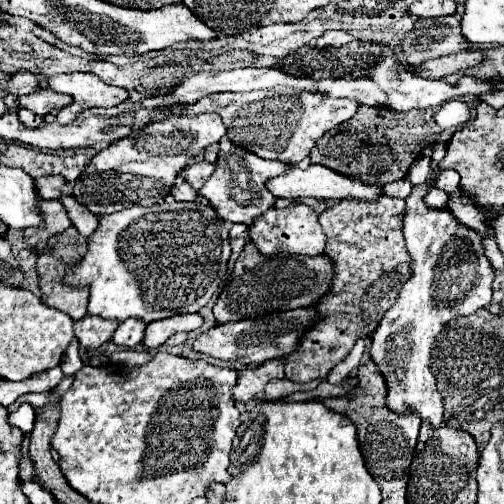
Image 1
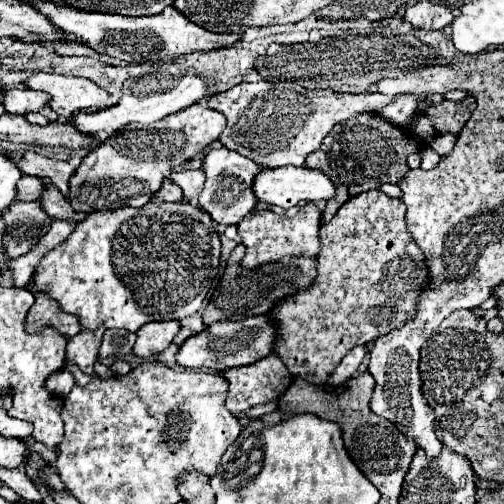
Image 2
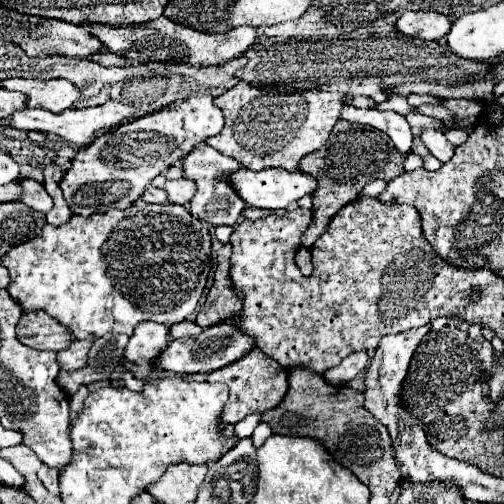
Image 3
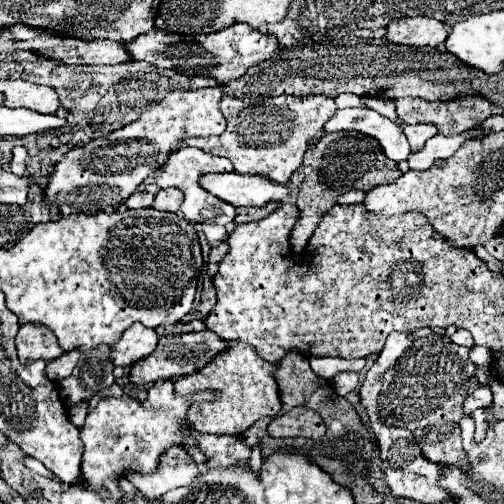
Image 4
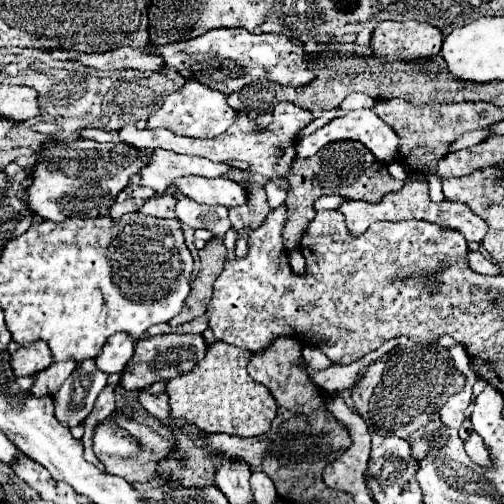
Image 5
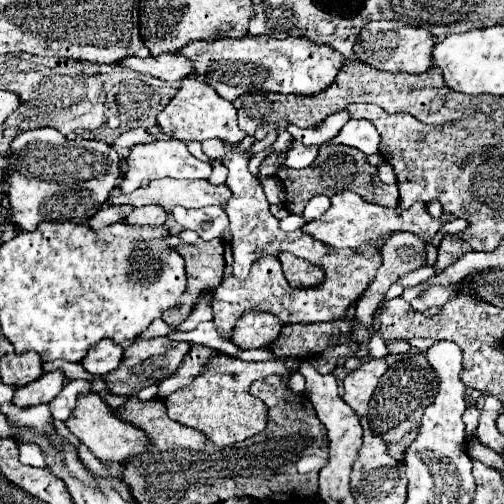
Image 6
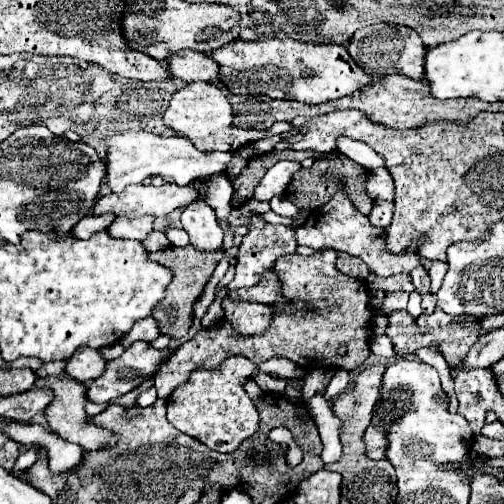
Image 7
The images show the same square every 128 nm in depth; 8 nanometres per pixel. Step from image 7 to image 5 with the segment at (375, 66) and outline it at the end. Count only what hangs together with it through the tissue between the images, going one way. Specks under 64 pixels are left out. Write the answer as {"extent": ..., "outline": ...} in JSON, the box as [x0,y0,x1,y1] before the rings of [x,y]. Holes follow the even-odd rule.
{"extent":[370,22,442,62],"outline":[[[378,22],[372,30],[370,48],[374,58],[386,62],[414,62],[440,52],[442,32],[428,22]]]}

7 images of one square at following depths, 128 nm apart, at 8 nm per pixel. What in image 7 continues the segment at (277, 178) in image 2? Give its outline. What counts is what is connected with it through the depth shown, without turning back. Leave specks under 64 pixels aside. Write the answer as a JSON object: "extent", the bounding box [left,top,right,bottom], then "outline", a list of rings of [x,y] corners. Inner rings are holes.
{"extent":[92,184,198,216],"outline":[[[130,184],[120,194],[106,194],[98,198],[98,202],[92,208],[92,216],[102,214],[114,214],[114,216],[166,216],[172,210],[180,208],[182,204],[190,204],[198,200],[198,190],[192,186],[176,186],[176,184],[164,184],[164,186],[144,186],[144,184]]]}

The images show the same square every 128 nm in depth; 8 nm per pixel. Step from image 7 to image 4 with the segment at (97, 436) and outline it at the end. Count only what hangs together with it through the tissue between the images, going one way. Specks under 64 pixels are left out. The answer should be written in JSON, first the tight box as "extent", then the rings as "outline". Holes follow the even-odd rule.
{"extent":[126,446,198,496],"outline":[[[182,446],[170,448],[160,456],[158,470],[140,476],[136,472],[126,472],[126,478],[146,496],[162,496],[166,490],[176,488],[176,486],[186,486],[190,484],[198,474],[198,464],[192,462]]]}

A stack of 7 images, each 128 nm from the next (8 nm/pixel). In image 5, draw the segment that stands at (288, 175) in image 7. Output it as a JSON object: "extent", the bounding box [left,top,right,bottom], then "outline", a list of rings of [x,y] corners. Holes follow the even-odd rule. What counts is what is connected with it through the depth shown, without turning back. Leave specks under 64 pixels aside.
{"extent":[296,110,396,164],"outline":[[[354,110],[348,116],[336,118],[336,120],[328,122],[326,126],[318,128],[314,134],[302,138],[300,144],[296,144],[296,158],[310,158],[322,146],[326,146],[330,142],[338,142],[338,140],[358,140],[358,142],[362,142],[374,156],[378,156],[378,160],[382,164],[392,162],[394,156],[396,156],[396,134],[392,130],[388,130],[386,124],[380,118],[376,118],[376,114],[372,110]]]}

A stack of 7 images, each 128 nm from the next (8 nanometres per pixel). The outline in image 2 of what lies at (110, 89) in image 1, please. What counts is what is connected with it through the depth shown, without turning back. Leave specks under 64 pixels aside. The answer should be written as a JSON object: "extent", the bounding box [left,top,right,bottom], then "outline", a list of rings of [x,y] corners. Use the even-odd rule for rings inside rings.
{"extent":[24,72,108,120],"outline":[[[38,72],[38,74],[32,74],[24,84],[30,90],[42,90],[50,94],[52,100],[48,102],[48,108],[66,120],[74,112],[92,108],[98,102],[104,102],[108,98],[108,94],[94,82],[86,78],[72,78],[62,74]]]}

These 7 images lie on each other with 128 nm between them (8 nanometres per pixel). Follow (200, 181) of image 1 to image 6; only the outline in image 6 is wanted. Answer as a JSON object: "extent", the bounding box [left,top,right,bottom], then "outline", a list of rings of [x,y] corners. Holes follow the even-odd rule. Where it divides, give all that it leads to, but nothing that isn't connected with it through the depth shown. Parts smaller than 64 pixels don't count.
{"extent":[124,206,168,226],"outline":[[[148,206],[148,208],[136,208],[132,210],[132,214],[128,214],[124,218],[124,224],[130,226],[160,226],[164,224],[168,218],[168,214],[158,208],[158,206]]]}

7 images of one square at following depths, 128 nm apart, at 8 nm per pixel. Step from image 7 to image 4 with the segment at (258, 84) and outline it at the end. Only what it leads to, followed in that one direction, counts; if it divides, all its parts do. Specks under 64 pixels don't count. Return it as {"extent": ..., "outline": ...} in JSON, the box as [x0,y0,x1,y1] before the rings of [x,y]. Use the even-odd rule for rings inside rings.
{"extent":[124,24,280,86],"outline":[[[232,24],[220,32],[200,36],[176,36],[168,32],[150,30],[138,36],[136,40],[124,44],[124,48],[132,52],[134,60],[150,62],[160,70],[178,70],[186,76],[210,76],[222,86],[230,80],[242,78],[250,66],[270,60],[276,52],[280,52],[276,36],[262,34],[258,30],[248,28],[246,24]]]}

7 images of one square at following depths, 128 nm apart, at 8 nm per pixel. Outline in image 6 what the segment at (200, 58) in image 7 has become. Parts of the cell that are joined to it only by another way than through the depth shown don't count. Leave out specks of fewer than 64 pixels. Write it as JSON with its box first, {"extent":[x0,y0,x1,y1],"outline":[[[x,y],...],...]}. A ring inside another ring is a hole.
{"extent":[120,54,194,82],"outline":[[[160,54],[160,56],[148,56],[148,58],[128,58],[122,60],[120,66],[142,72],[142,74],[150,74],[156,76],[160,80],[166,82],[176,82],[176,80],[184,80],[186,76],[194,76],[194,62],[184,58],[182,54]]]}

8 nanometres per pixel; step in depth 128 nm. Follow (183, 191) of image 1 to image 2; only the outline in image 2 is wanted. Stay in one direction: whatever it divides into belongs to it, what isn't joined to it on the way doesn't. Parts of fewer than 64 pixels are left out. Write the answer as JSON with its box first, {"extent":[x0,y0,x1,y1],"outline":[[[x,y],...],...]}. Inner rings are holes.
{"extent":[154,180,180,202],"outline":[[[164,180],[164,184],[160,186],[160,190],[154,194],[156,198],[164,200],[164,202],[178,202],[180,198],[180,188],[176,188],[174,184],[170,184],[170,180]]]}

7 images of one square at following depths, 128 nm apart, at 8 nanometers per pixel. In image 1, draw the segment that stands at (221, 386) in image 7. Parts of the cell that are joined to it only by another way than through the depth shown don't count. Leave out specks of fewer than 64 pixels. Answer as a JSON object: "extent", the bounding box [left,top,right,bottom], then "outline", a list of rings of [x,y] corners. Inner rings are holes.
{"extent":[232,360,286,402],"outline":[[[268,360],[260,366],[242,368],[238,372],[238,380],[232,390],[232,400],[234,402],[258,400],[264,394],[264,386],[274,378],[286,378],[284,366],[280,360]]]}

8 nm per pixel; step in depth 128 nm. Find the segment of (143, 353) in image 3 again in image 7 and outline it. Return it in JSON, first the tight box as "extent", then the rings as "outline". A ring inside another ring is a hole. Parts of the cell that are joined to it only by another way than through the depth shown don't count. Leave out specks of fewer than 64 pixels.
{"extent":[66,348,106,382],"outline":[[[76,348],[76,352],[66,360],[66,374],[72,380],[88,382],[98,378],[106,368],[106,360],[102,360],[100,350],[92,348]]]}

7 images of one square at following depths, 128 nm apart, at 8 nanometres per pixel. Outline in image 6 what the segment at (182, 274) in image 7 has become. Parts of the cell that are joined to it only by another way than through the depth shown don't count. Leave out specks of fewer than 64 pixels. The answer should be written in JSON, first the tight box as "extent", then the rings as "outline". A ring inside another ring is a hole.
{"extent":[162,238,226,328],"outline":[[[220,238],[210,240],[210,242],[206,242],[206,240],[196,240],[194,244],[178,244],[178,246],[176,246],[176,252],[178,252],[178,254],[184,258],[184,262],[186,262],[186,278],[188,278],[188,284],[186,284],[186,292],[182,294],[182,298],[178,300],[178,304],[172,306],[172,308],[168,308],[168,310],[162,314],[162,320],[164,320],[168,326],[172,326],[172,328],[178,326],[178,324],[182,324],[182,322],[188,318],[188,314],[192,312],[196,300],[198,300],[202,294],[206,294],[210,288],[216,288],[216,286],[222,282],[222,274],[224,274],[224,266],[226,266],[226,262],[224,262],[224,242],[222,242]]]}

